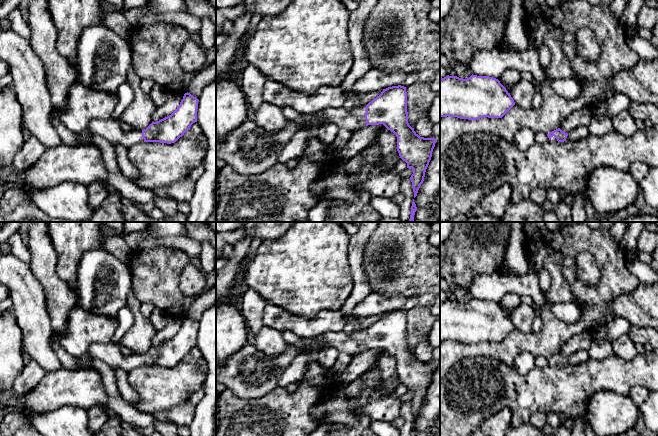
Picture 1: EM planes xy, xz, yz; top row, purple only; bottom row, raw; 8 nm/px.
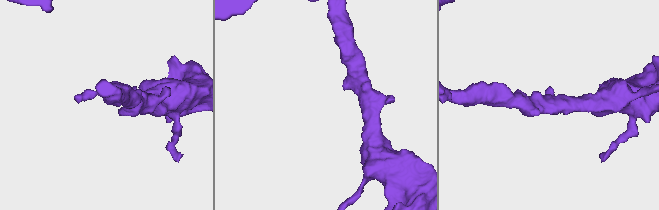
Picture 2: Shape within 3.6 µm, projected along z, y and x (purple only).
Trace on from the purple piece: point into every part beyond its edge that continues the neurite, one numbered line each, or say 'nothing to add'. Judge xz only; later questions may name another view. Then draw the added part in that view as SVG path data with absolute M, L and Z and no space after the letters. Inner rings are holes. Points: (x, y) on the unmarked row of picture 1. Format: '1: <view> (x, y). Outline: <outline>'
1: xz (351, 344). Outline: M365 331L355 332L351 335L347 335L343 332L329 332L319 337L322 341L322 345L319 347L318 352L325 347L334 347L339 353L347 352L355 356L359 350L366 350Z

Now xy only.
1: xy (110, 353). Outline: M112 342L93 344L89 347L87 353L95 359L103 360L113 370L122 369L129 372L136 367L144 366L142 355L125 356L121 353L119 347Z

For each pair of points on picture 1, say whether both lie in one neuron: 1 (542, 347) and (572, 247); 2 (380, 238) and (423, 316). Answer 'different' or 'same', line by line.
1: same
2: same

